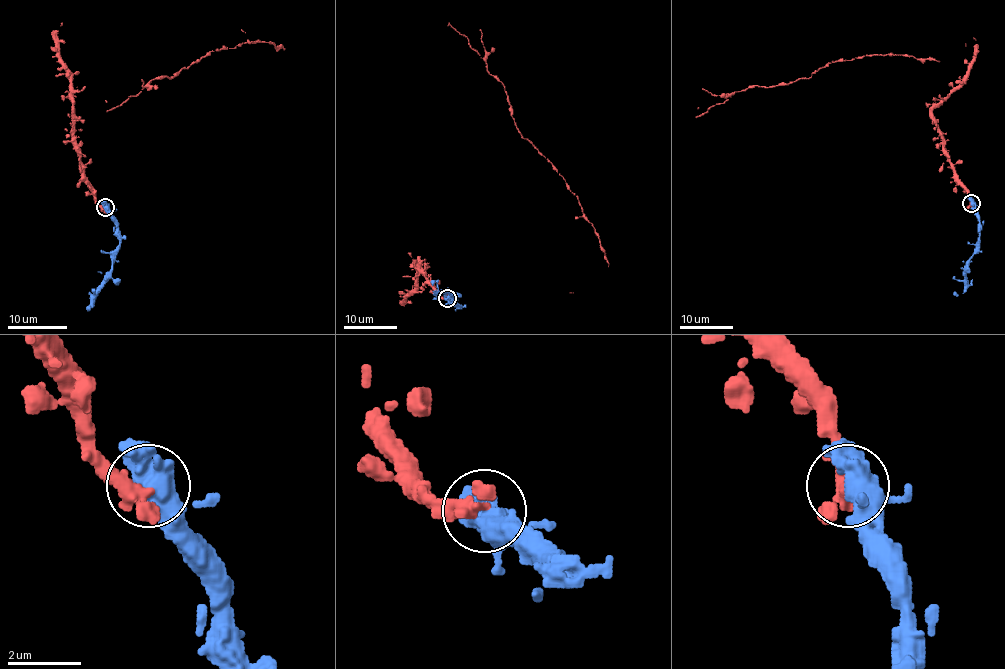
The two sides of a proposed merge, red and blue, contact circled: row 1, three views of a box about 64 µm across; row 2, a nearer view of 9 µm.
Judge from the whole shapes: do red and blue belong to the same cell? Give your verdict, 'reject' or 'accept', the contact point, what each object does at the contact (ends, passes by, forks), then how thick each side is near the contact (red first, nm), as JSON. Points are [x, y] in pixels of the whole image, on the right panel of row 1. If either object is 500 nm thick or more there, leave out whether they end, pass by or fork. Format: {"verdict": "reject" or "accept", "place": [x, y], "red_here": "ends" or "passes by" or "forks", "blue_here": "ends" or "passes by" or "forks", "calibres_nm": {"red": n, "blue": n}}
{"verdict": "accept", "place": [971, 203], "calibres_nm": {"red": 320, "blue": 500}}

